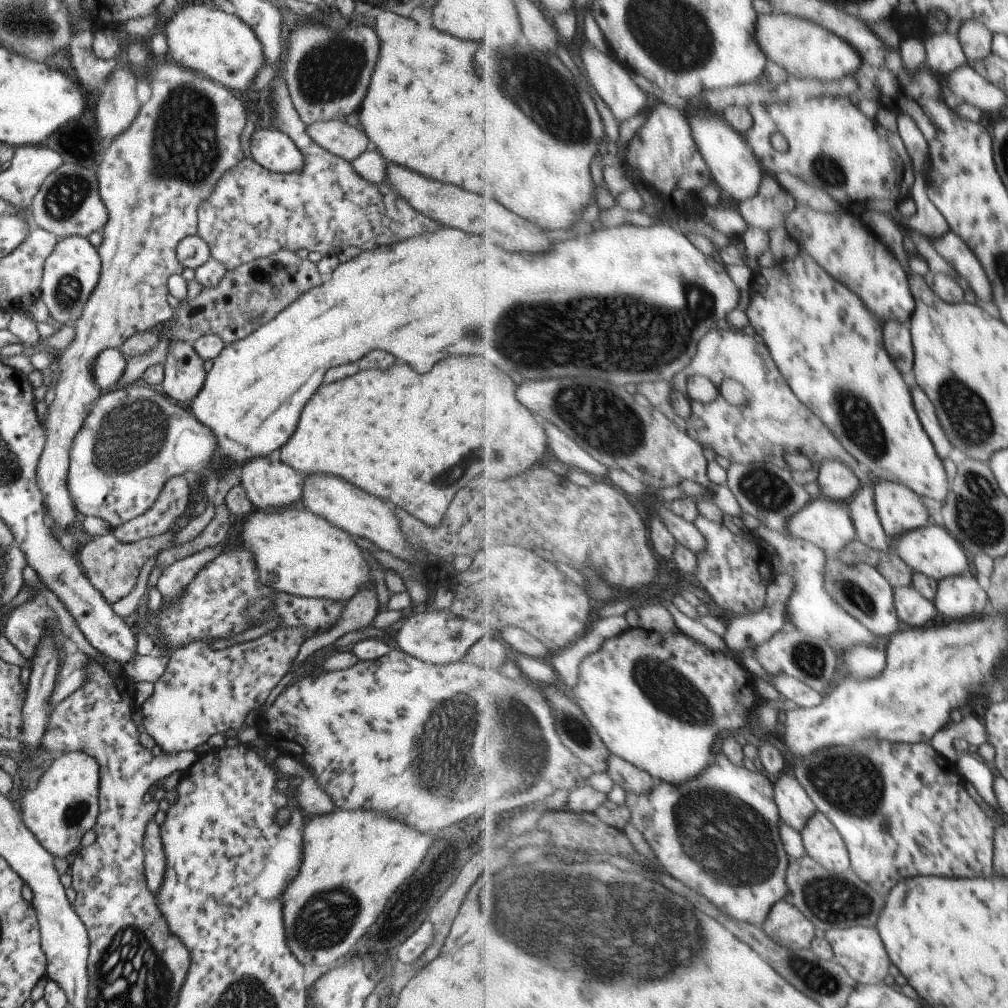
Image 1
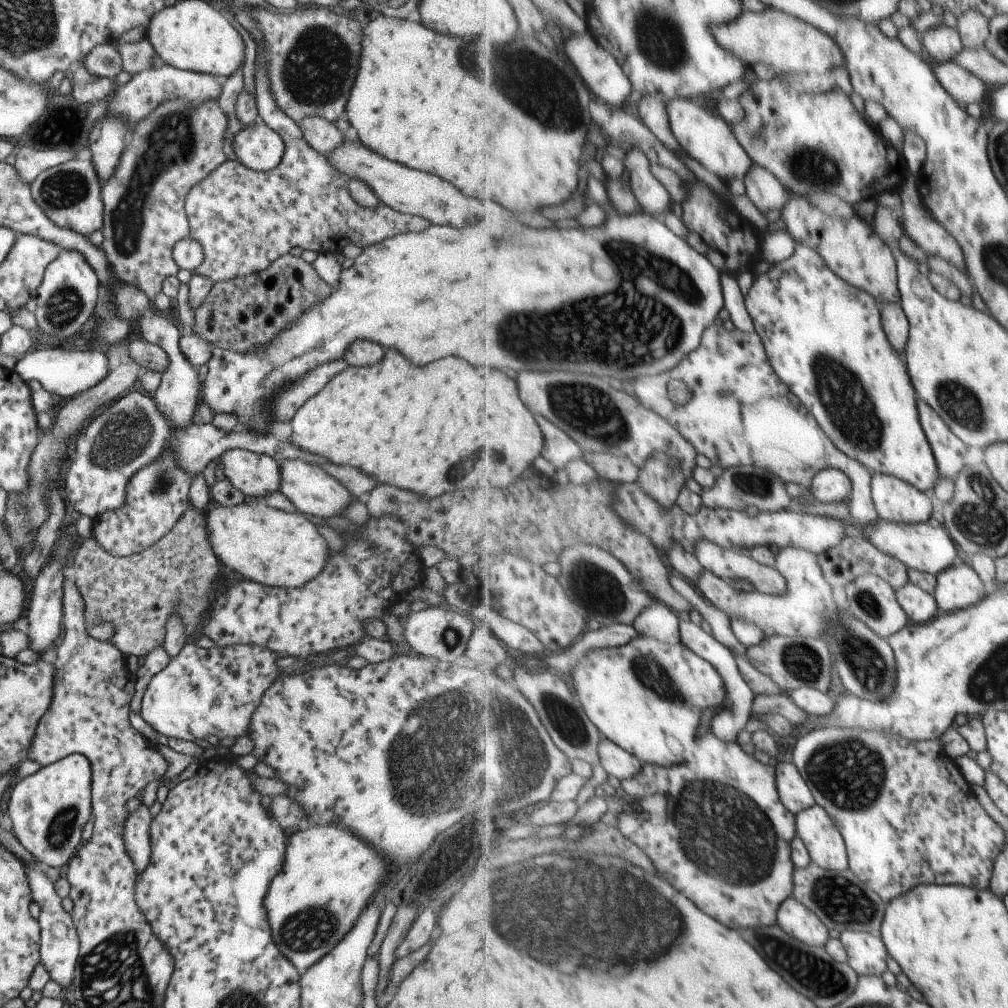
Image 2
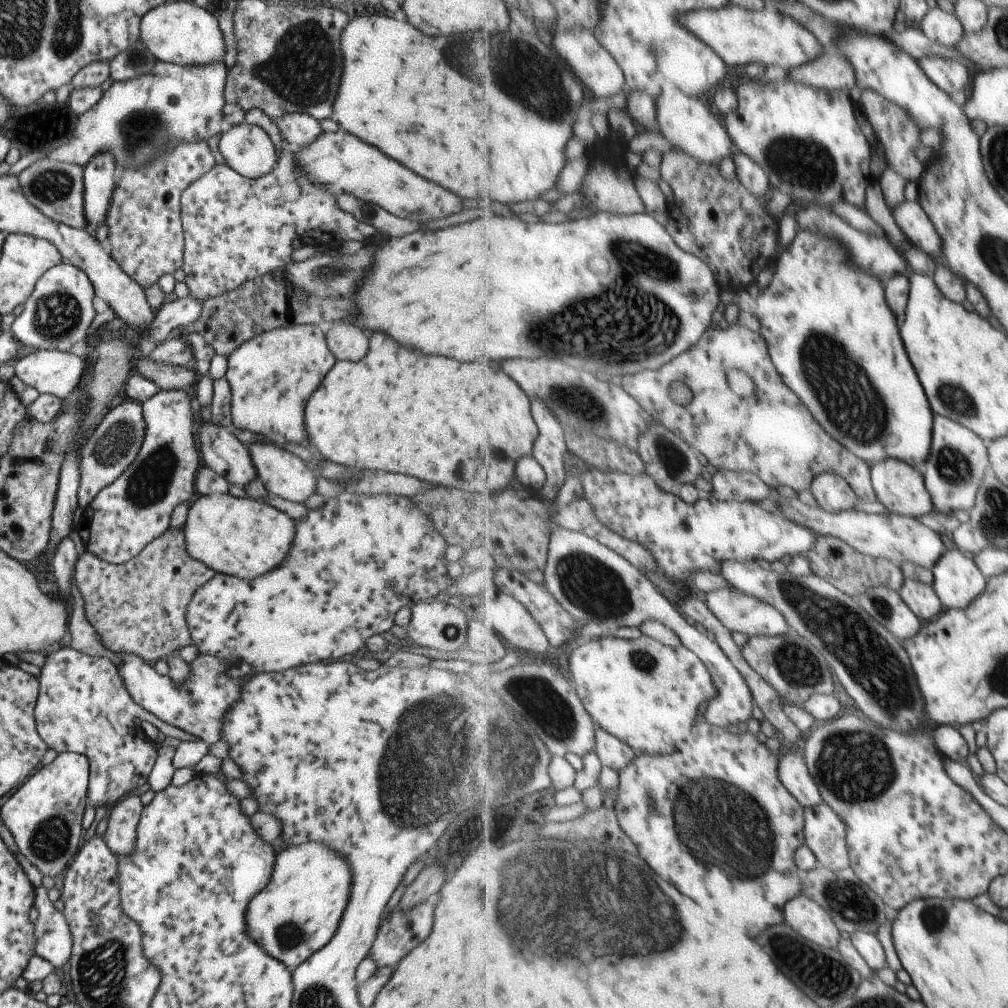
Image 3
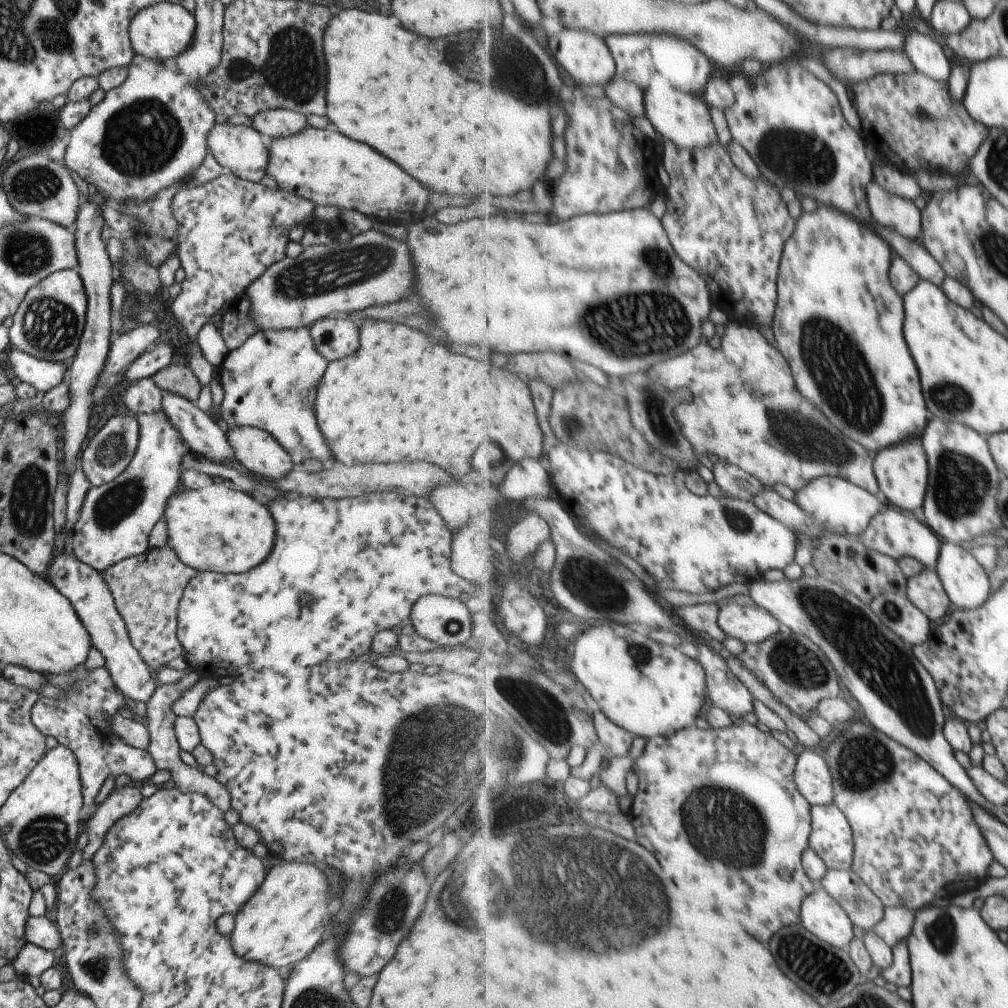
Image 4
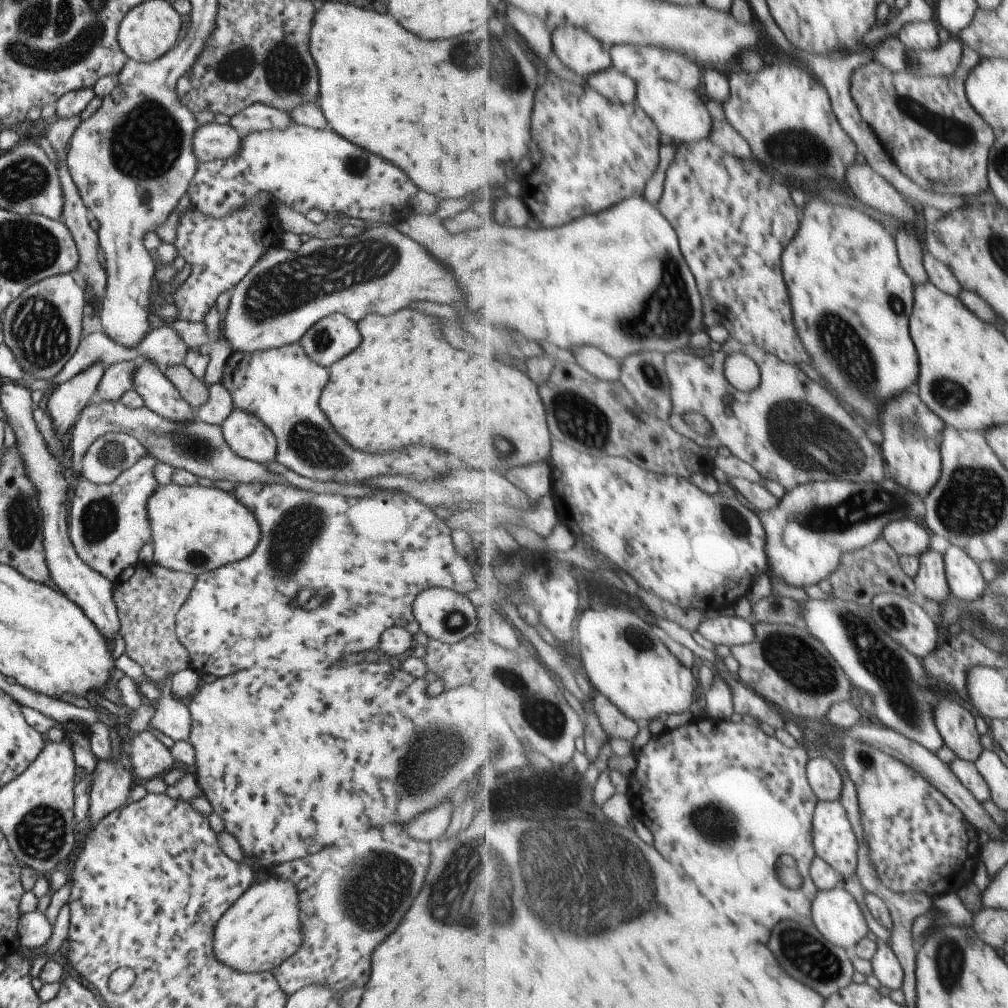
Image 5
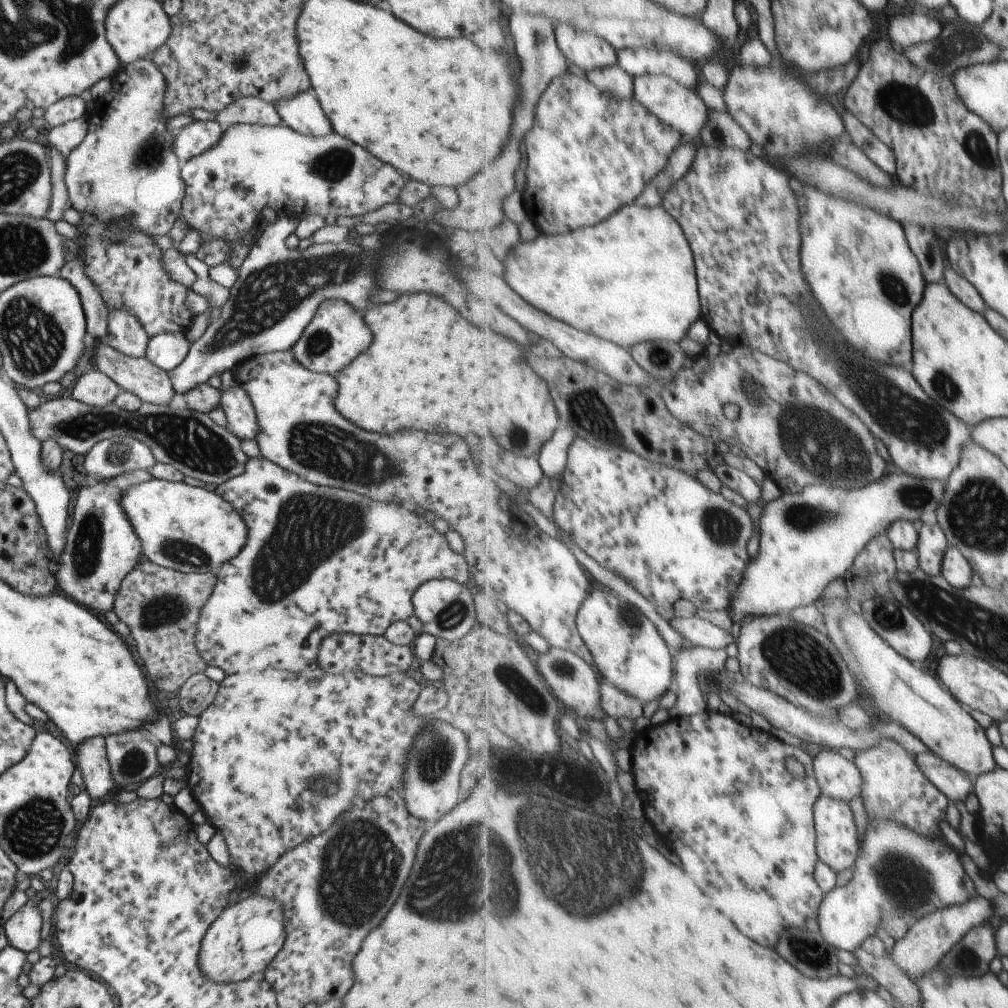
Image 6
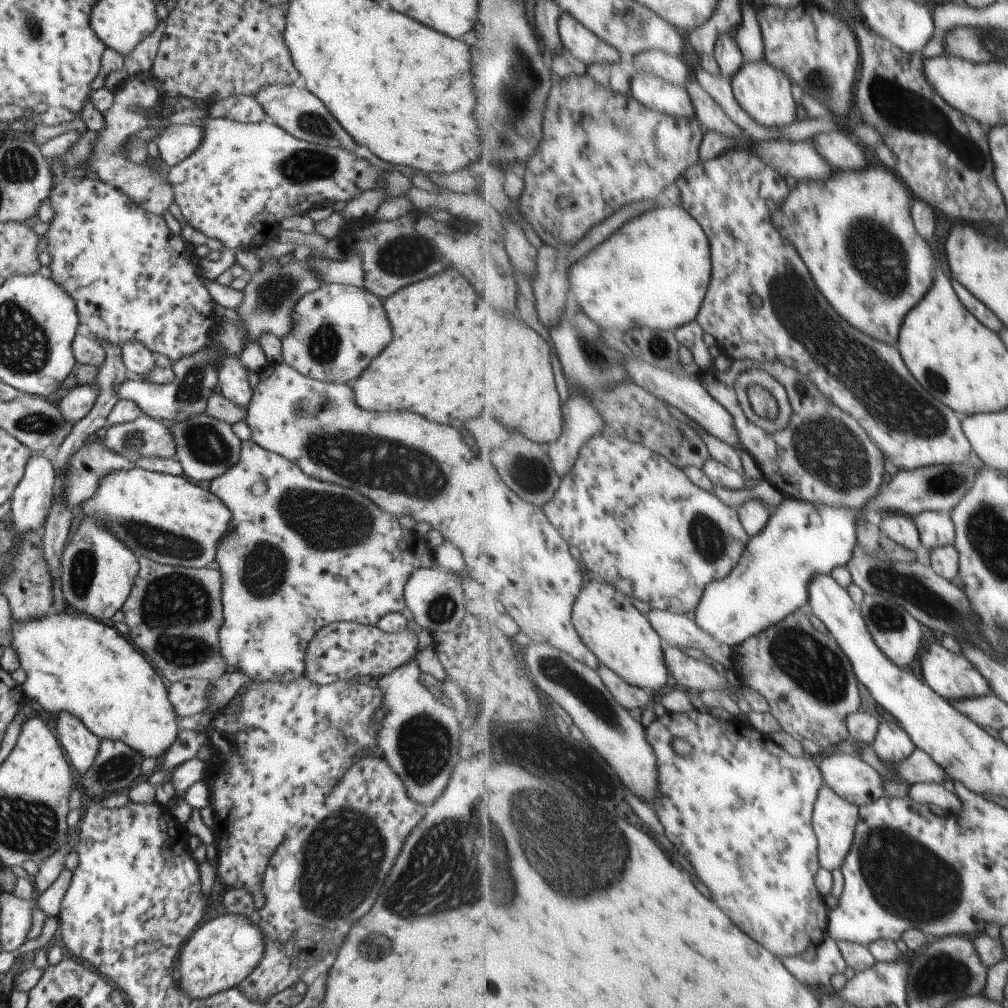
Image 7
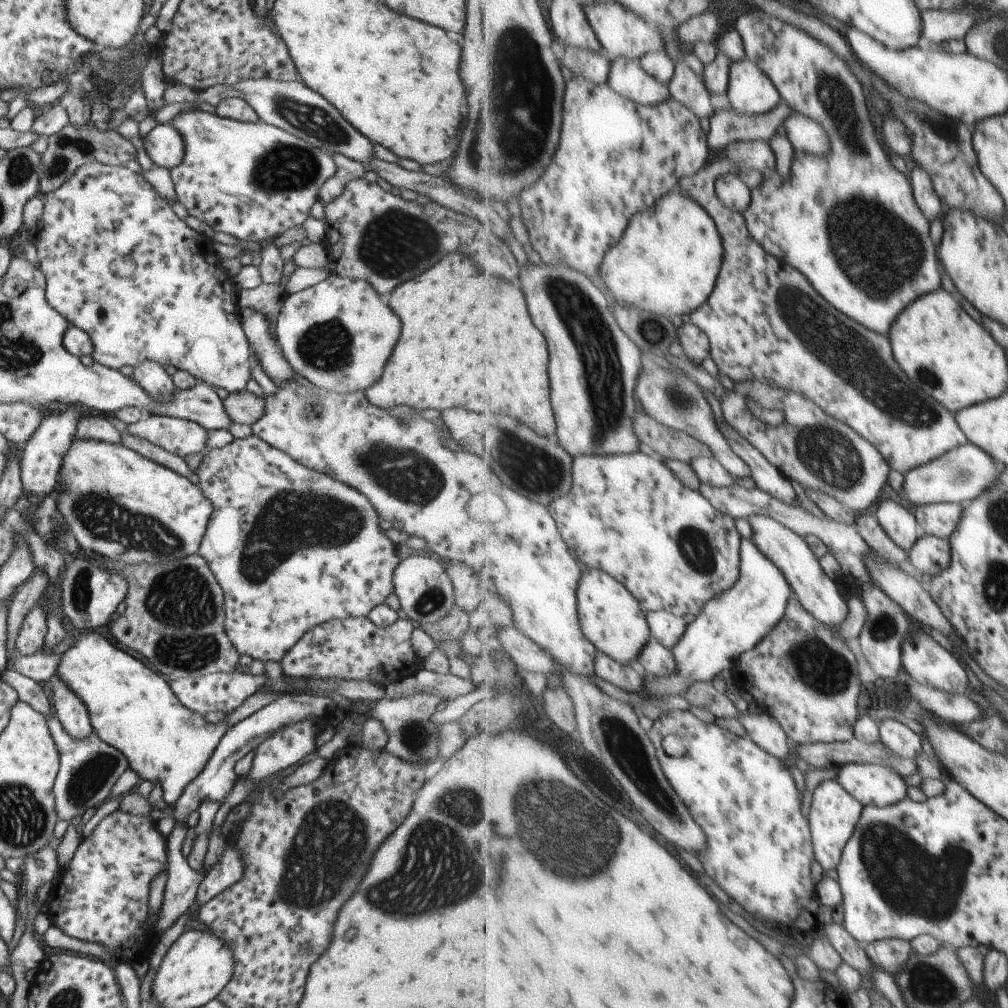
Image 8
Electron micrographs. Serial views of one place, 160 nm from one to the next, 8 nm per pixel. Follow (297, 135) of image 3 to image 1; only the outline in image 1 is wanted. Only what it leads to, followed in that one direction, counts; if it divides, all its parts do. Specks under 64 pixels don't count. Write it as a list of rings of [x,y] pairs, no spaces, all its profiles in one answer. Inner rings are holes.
[[[328,120],[306,125],[309,138],[327,152],[351,162],[365,152],[368,138],[361,128],[349,126],[345,120]]]

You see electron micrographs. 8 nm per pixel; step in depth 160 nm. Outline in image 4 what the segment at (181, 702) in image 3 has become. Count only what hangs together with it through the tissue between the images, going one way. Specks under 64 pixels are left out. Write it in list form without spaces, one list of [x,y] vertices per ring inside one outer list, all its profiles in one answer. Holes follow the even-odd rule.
[[[58,553],[48,566],[48,582],[71,603],[77,618],[90,636],[90,646],[104,656],[104,668],[112,678],[114,687],[125,697],[147,704],[153,694],[154,675],[132,647],[123,619],[115,608],[100,572],[83,564],[73,553]]]

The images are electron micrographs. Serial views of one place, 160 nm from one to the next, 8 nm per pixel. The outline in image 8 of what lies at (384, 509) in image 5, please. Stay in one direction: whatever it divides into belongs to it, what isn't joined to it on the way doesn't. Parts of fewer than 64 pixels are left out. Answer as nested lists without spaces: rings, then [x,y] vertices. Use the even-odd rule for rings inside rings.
[[[253,434],[242,439],[232,439],[225,446],[205,450],[202,452],[201,461],[194,473],[199,480],[198,489],[212,506],[196,553],[205,561],[215,582],[221,587],[224,598],[224,631],[229,642],[239,654],[247,654],[252,659],[262,660],[263,663],[266,660],[281,663],[287,649],[291,648],[293,643],[297,642],[310,628],[331,619],[365,617],[369,610],[373,609],[375,605],[383,603],[386,596],[392,593],[392,572],[400,561],[395,556],[397,546],[391,544],[384,536],[384,532],[381,532],[377,526],[378,514],[365,496],[357,492],[357,489],[351,488],[325,473],[299,464],[281,449],[267,444]]]

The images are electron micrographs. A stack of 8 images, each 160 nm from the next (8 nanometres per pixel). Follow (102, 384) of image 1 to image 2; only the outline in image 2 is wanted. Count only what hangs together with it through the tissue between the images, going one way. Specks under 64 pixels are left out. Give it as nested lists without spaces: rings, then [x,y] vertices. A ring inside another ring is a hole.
[[[61,345],[53,348],[41,347],[16,359],[12,369],[25,383],[37,381],[41,388],[51,396],[61,396],[67,400],[94,387],[109,372],[108,360],[98,349],[98,345],[95,345],[94,350],[86,351],[79,351],[78,348],[70,349]]]

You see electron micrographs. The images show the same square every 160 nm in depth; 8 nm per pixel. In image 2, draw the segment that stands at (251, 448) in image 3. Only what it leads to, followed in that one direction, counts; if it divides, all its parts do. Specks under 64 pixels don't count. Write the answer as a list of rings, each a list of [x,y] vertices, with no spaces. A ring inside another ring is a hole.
[[[283,459],[278,464],[280,481],[278,490],[291,502],[293,506],[307,516],[317,516],[327,518],[332,514],[341,513],[347,502],[355,499],[348,494],[347,490],[329,476],[322,468],[317,465],[303,462],[299,459]]]

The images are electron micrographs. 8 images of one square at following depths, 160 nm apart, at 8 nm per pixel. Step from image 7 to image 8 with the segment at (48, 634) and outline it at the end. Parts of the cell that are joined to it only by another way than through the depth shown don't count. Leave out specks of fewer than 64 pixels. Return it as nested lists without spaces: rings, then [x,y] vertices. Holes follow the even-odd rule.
[[[91,630],[91,633],[88,634],[85,634],[84,632],[79,633],[83,633],[83,635],[75,637],[75,643],[73,646],[61,654],[61,661],[56,666],[56,672],[53,675],[57,675],[70,688],[70,691],[73,691],[74,695],[77,695],[78,699],[83,702],[90,718],[92,731],[106,745],[117,749],[126,758],[128,768],[136,774],[139,780],[147,780],[147,782],[151,782],[153,785],[159,784],[166,806],[169,804],[172,805],[175,800],[177,800],[177,796],[182,792],[184,786],[189,784],[189,782],[191,782],[191,780],[193,780],[193,778],[195,778],[201,770],[203,770],[203,767],[206,765],[206,762],[209,760],[212,752],[215,750],[219,739],[223,736],[223,734],[225,734],[226,730],[247,716],[247,712],[245,712],[245,704],[241,703],[233,712],[225,714],[224,722],[221,724],[206,722],[197,713],[186,710],[179,700],[177,700],[177,697],[171,692],[167,680],[160,674],[155,674],[153,670],[150,670],[141,664],[137,658],[133,658],[133,656],[129,656],[129,654],[126,654],[123,650],[119,650],[119,648],[115,646],[115,642],[109,642],[110,637],[105,630]]]

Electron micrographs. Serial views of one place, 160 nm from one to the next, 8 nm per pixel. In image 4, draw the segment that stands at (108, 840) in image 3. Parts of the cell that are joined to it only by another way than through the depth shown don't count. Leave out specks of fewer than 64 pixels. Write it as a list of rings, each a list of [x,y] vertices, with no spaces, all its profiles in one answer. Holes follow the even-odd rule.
[[[129,782],[120,788],[114,788],[95,805],[93,814],[86,820],[87,843],[81,851],[81,862],[90,861],[94,852],[101,846],[106,830],[112,824],[139,804],[141,800],[139,789]]]

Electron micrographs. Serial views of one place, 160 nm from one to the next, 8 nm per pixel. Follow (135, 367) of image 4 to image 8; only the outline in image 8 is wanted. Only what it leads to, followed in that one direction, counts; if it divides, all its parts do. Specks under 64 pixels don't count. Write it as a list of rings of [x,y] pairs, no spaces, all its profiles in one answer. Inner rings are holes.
[[[71,406],[58,416],[44,416],[37,428],[21,447],[20,483],[23,495],[32,495],[37,499],[49,496],[54,490],[60,469],[60,460],[75,436],[76,424],[81,413],[78,407]]]

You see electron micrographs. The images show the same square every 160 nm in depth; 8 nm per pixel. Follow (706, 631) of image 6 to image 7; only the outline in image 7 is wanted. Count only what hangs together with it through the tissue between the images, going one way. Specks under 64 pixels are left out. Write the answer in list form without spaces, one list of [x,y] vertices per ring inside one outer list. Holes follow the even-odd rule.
[[[652,609],[647,617],[652,620],[653,628],[661,633],[661,638],[666,640],[667,645],[677,647],[682,651],[696,648],[724,666],[731,664],[734,649],[703,632],[697,626],[692,615],[680,615],[671,611]]]

